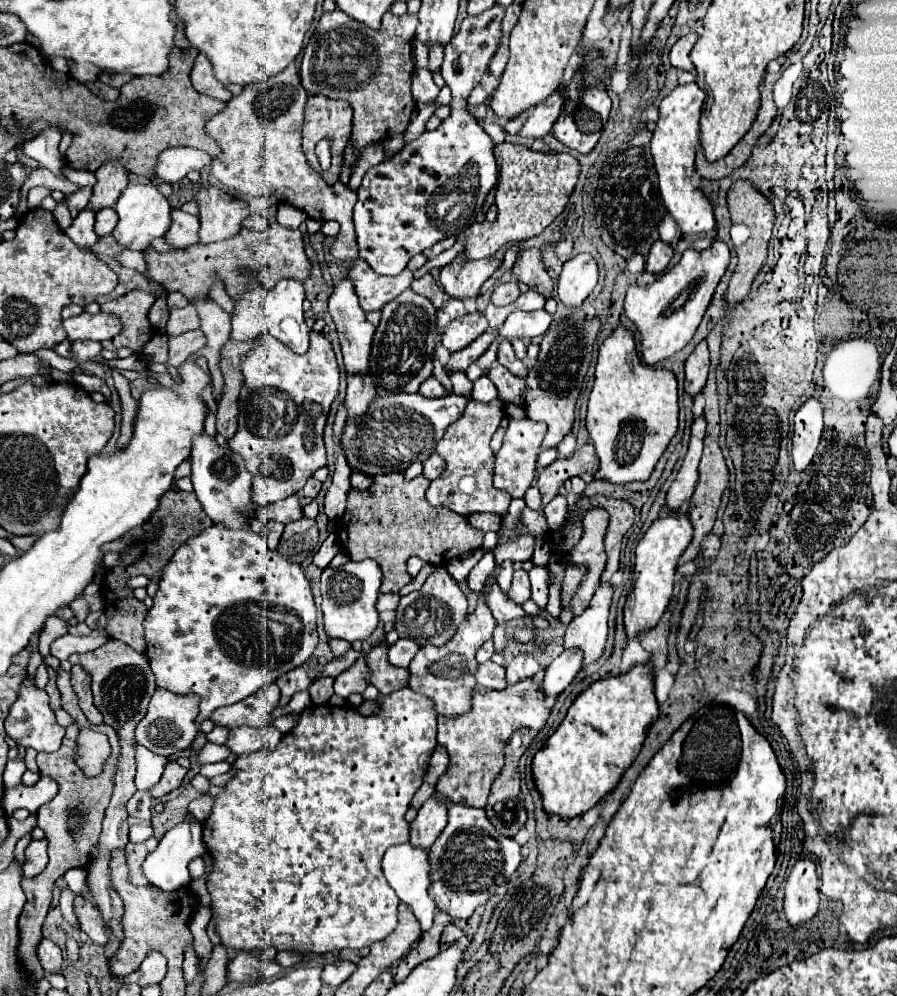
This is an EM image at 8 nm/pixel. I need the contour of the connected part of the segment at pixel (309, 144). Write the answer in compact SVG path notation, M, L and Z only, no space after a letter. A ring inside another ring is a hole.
M309 96L309 102L305 106L305 124L303 124L303 152L307 162L319 170L319 174L323 174L327 184L335 184L341 176L341 168L343 168L343 154L345 154L345 146L349 142L351 136L351 120L353 120L353 110L349 106L349 102L343 100L329 100L325 96ZM319 140L329 140L331 142L331 168L329 170L321 170L319 160L315 156L315 146Z

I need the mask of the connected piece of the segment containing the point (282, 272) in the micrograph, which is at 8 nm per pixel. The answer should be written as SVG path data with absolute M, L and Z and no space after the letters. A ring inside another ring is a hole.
M277 222L269 224L267 230L263 232L251 232L243 228L239 230L239 234L235 234L235 238L227 238L207 246L191 246L187 250L179 250L173 256L173 260L171 260L171 254L163 254L151 248L143 252L143 258L147 262L149 276L157 284L165 286L169 292L181 292L189 300L193 300L199 294L209 294L209 288L213 284L213 274L225 282L225 290L231 298L237 298L239 292L243 290L241 286L245 284L249 286L263 284L269 290L283 278L293 278L303 282L311 274L311 264L303 250L303 234L299 230L285 228ZM241 268L247 268L251 272L261 272L261 278L249 280L241 274ZM171 282L175 286L171 286Z

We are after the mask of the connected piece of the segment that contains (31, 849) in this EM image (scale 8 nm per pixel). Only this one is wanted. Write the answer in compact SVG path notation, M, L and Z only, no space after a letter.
M47 838L43 840L31 840L29 846L25 848L25 864L23 864L23 876L31 878L37 876L39 872L43 872L43 868L47 866Z

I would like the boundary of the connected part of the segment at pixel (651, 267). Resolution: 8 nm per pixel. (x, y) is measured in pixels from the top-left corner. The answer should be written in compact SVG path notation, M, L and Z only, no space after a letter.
M657 240L651 246L649 254L647 254L647 266L645 266L645 270L651 272L651 274L661 274L667 268L671 258L673 258L673 248L669 244Z

